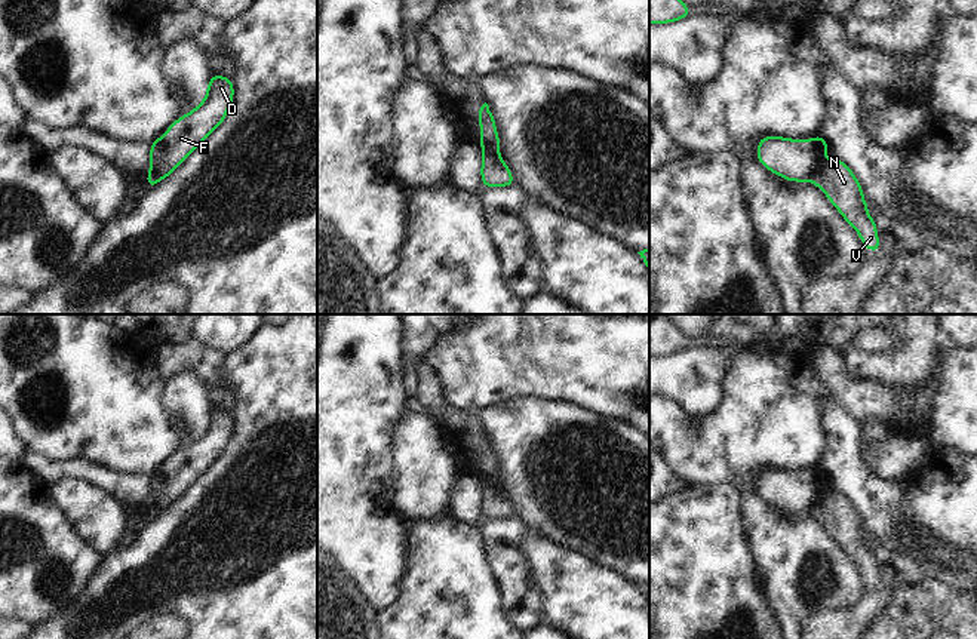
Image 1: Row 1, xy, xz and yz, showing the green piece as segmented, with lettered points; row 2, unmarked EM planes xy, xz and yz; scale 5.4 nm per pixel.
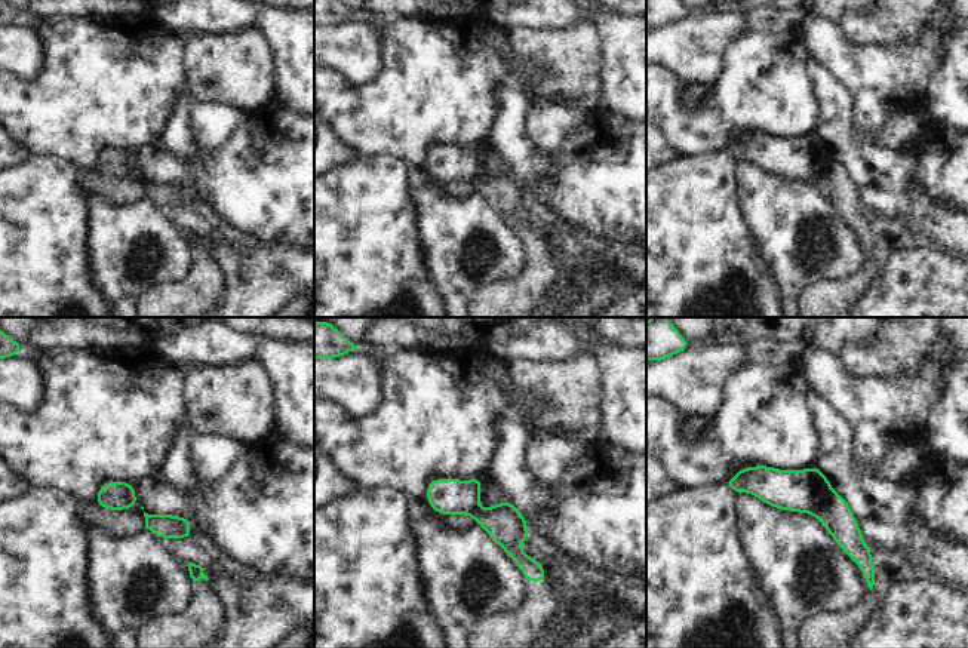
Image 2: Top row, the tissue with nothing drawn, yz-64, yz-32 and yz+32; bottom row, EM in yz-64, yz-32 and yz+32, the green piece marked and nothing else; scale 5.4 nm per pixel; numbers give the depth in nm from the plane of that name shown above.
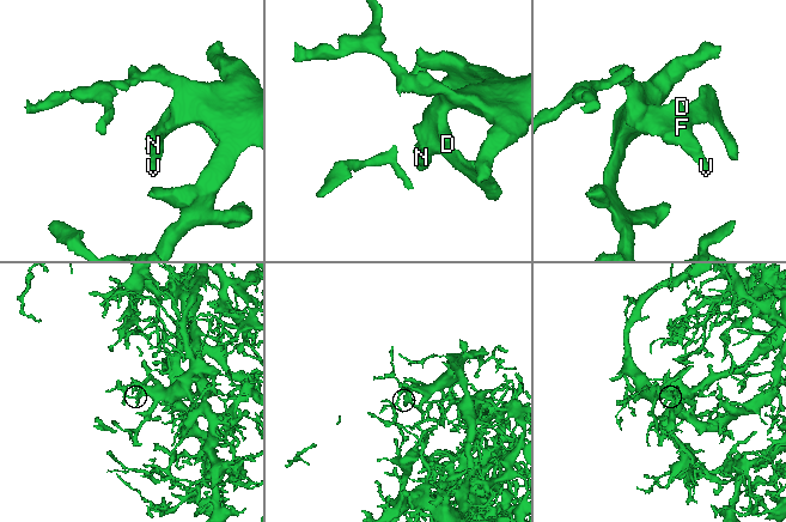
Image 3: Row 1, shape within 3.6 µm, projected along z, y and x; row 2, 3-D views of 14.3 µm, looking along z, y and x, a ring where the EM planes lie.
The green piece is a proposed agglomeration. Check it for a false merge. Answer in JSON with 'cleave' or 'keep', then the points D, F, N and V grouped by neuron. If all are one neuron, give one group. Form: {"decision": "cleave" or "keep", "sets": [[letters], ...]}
{"decision": "cleave", "sets": [["D", "F"], ["N", "V"]]}

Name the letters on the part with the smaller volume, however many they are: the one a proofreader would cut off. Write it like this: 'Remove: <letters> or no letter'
Remove: N, V

